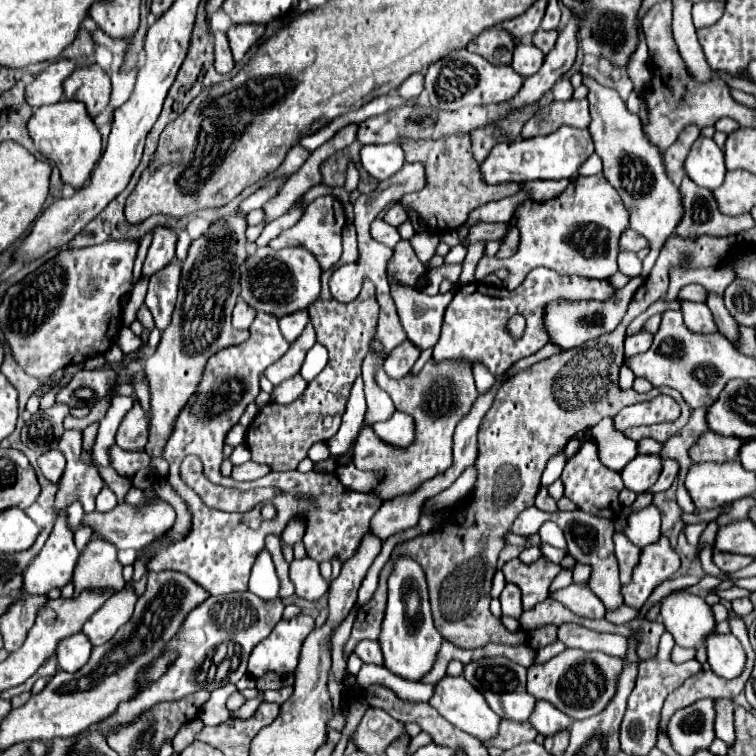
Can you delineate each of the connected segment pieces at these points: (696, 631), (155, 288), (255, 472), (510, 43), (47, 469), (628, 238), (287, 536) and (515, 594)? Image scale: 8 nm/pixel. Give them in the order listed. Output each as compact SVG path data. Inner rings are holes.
M672 592L666 596L662 600L660 616L666 630L682 648L696 648L716 628L712 608L704 602L702 596L688 592Z
M178 260L170 262L160 272L150 276L150 286L148 286L148 294L144 302L154 316L156 328L160 330L164 330L170 324L170 316L176 304L176 294L178 294L178 282L180 282Z
M246 462L246 464L234 466L234 470L232 470L232 478L234 478L234 480L258 480L258 478L266 476L268 472L270 472L270 468L264 468L264 464Z
M500 26L484 30L478 38L474 38L468 46L470 52L480 54L486 58L490 64L502 66L512 62L512 52L514 52L514 40L508 32L504 32Z
M60 450L46 452L46 454L42 454L42 456L38 458L38 466L40 466L42 474L44 474L50 482L58 484L58 482L60 482L60 476L62 476L62 472L64 472L64 456L62 456Z
M630 228L622 233L619 240L619 250L626 250L626 252L638 252L640 248L646 248L646 246L648 246L647 240Z
M290 520L288 528L282 532L282 540L288 546L294 546L296 542L300 542L304 536L304 522L302 520Z
M506 584L506 588L500 594L500 602L502 602L502 616L512 616L512 618L520 618L522 616L522 604L520 604L520 590L514 584Z

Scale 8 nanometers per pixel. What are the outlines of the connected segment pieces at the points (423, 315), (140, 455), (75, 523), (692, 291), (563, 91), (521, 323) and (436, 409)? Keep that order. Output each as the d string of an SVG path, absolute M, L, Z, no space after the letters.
M392 282L390 294L396 304L402 328L408 334L408 340L422 350L434 346L440 336L444 308L452 300L452 292L438 296L424 296L416 288Z
M118 446L110 450L110 458L116 472L138 472L140 468L148 468L152 460L146 452L126 452Z
M74 500L74 502L66 508L66 516L68 516L68 526L70 526L72 530L76 530L76 528L80 526L82 516L84 516L84 510L82 510L80 502L76 502L76 500Z
M688 284L680 290L678 298L686 298L686 300L692 300L692 302L706 302L708 298L708 290L700 284Z
M560 78L554 86L552 86L552 96L554 100L570 100L572 98L572 86L568 78Z
M515 315L508 322L507 329L512 338L521 338L526 327L526 320L521 315Z
M430 358L418 374L408 374L400 380L388 378L381 367L376 372L376 382L390 394L396 410L410 414L416 424L416 438L412 440L410 446L404 448L380 440L372 428L362 430L354 442L352 464L358 470L386 470L388 476L374 490L382 500L386 500L404 492L412 492L414 488L418 488L420 482L450 468L452 436L456 424L472 410L472 404L478 398L478 390L474 384L472 368L466 360L436 362L434 358Z

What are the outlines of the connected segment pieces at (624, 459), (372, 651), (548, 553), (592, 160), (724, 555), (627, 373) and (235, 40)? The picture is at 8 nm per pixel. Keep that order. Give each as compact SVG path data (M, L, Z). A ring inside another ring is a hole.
M602 418L590 432L592 438L600 442L602 464L614 472L620 472L638 454L638 442L626 438L622 432L616 432L612 428L612 418Z
M362 640L362 642L354 648L354 654L356 654L356 656L360 656L360 658L362 658L362 662L382 664L378 642L372 642L372 640Z
M542 544L540 548L542 548L542 554L544 554L548 560L556 562L556 564L560 564L562 558L566 556L566 550L560 550L560 548L554 548L554 546L548 546L548 544Z
M592 154L592 156L584 162L584 168L580 168L578 174L598 174L598 172L602 172L602 160L600 160L596 154Z
M714 550L714 556L712 556L714 564L722 570L722 572L736 572L744 566L748 566L752 562L752 556L740 556L740 554L728 554L728 552L720 552L720 550Z
M622 366L620 368L620 374L618 374L618 386L622 388L622 390L628 390L628 388L632 388L632 382L634 382L635 375L630 368L626 368L626 366Z
M234 24L228 30L228 40L236 62L240 62L246 56L246 52L264 36L264 30L266 26L262 24Z

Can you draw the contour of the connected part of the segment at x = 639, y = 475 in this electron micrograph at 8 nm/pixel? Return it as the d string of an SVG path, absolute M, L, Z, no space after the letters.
M640 454L636 456L636 460L632 460L622 472L622 480L624 486L628 490L634 490L636 494L650 490L658 476L662 472L662 458L660 456L650 456L650 454Z

